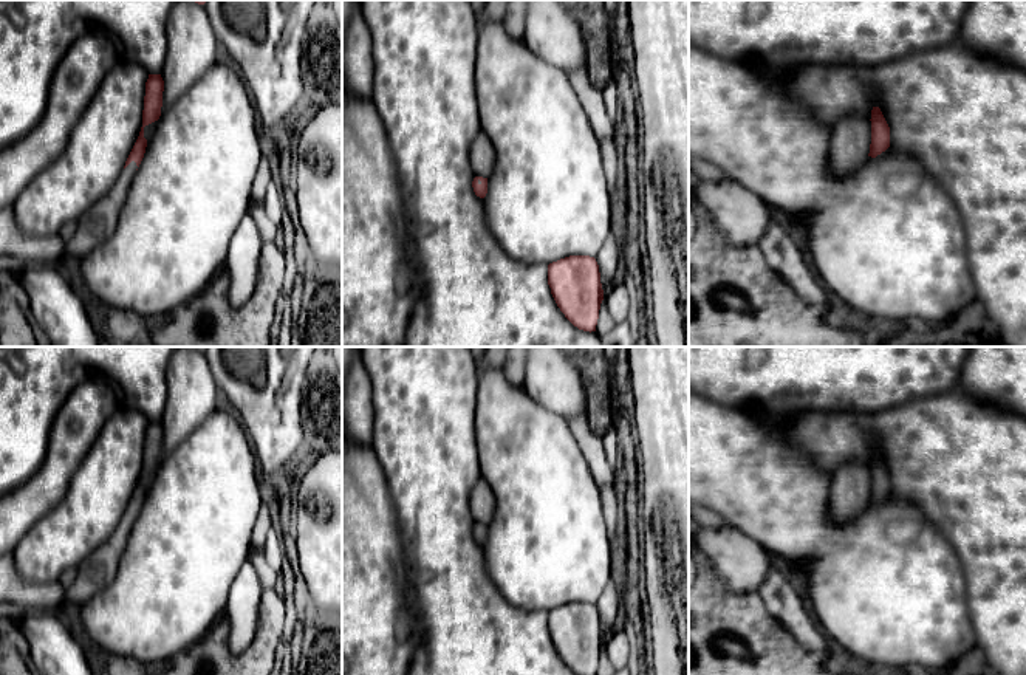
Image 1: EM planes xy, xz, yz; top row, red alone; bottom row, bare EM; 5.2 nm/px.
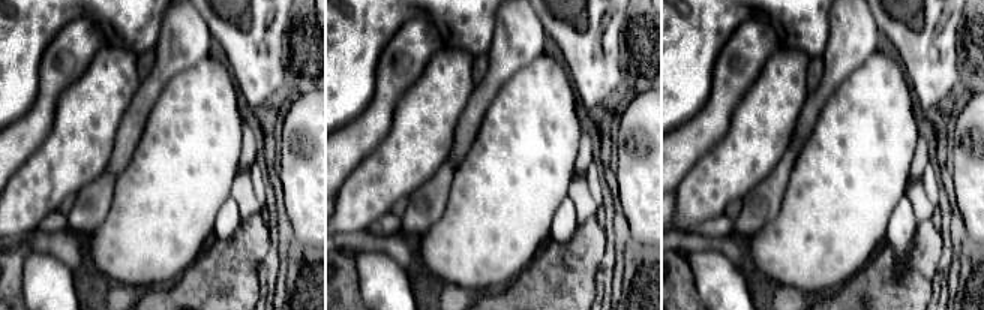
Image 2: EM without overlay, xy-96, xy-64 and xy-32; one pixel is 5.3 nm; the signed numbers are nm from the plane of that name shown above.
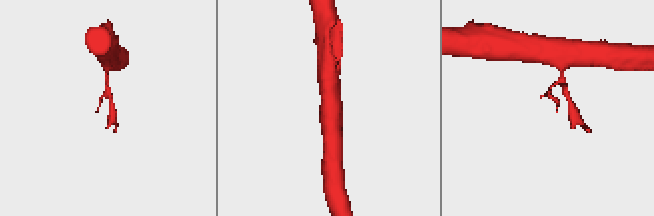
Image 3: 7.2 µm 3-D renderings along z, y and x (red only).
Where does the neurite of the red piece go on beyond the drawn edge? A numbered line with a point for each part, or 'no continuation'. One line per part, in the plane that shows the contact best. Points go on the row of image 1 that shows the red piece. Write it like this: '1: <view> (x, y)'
1: xy (98, 223)

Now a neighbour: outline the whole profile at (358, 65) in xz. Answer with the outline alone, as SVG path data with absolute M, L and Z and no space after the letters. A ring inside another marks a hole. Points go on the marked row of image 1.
M357 8L342 42L342 88L354 98L371 99L373 76L371 33Z

